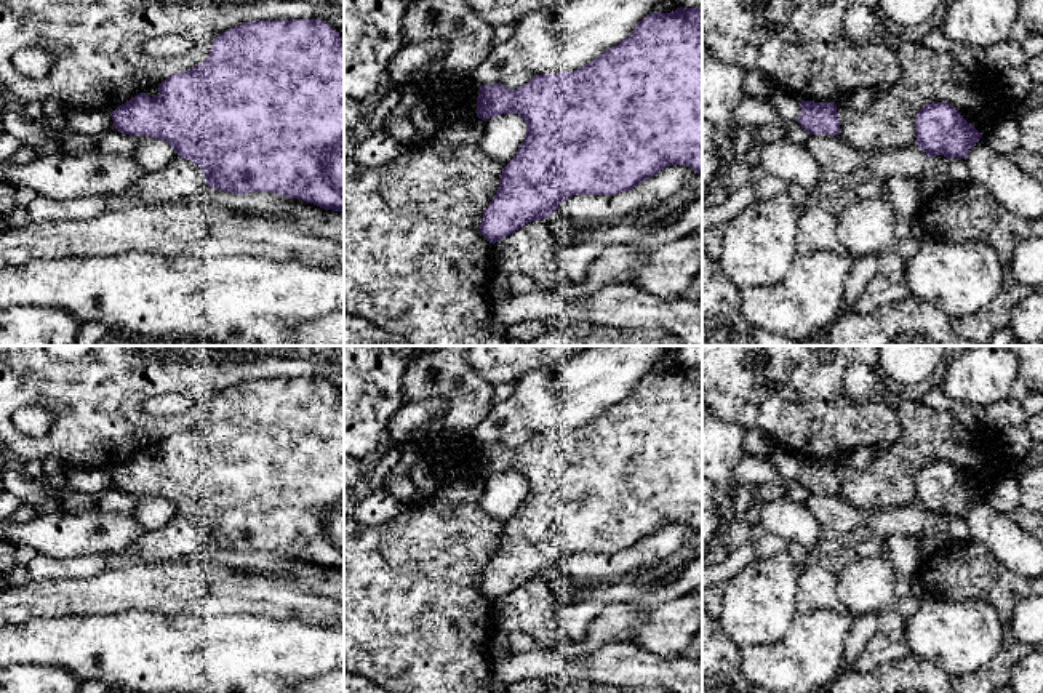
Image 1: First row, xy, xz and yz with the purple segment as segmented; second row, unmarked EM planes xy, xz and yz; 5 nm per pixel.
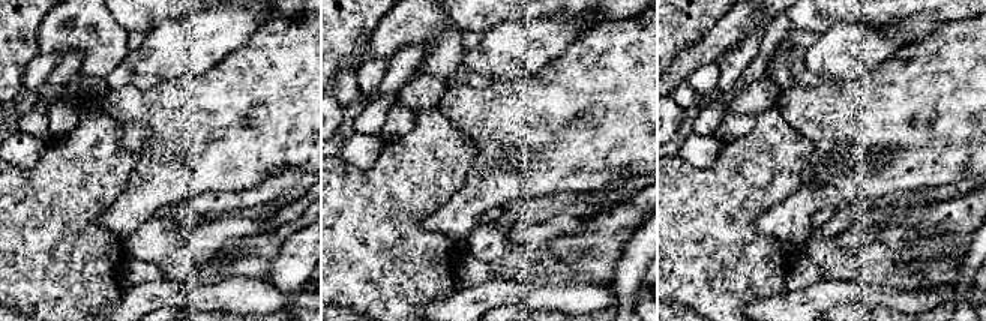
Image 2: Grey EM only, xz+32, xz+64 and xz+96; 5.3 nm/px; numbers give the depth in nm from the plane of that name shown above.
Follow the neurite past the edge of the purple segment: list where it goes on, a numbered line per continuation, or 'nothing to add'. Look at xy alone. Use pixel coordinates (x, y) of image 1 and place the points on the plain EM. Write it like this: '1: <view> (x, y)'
nothing to add

